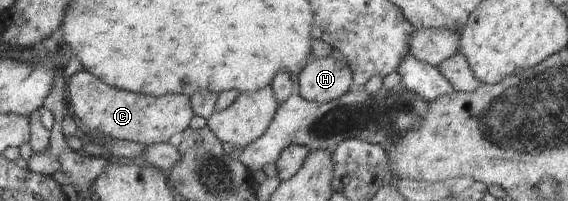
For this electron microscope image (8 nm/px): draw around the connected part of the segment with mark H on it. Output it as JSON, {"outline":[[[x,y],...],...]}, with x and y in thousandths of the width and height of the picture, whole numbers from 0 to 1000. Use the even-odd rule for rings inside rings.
{"outline":[[[585,274],[546,299],[526,358],[525,428],[523,468],[555,512],[592,498],[625,438],[609,308]]]}

